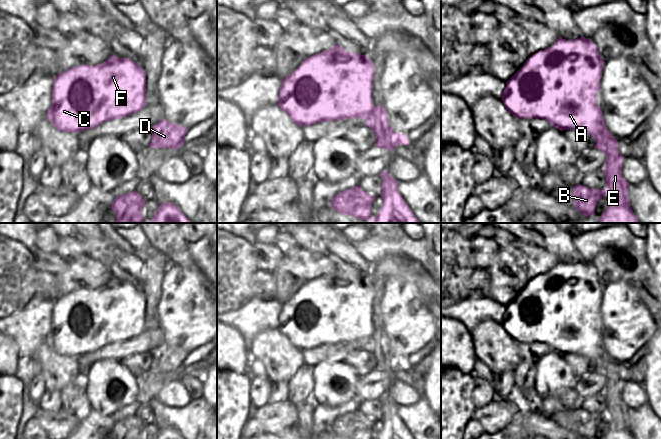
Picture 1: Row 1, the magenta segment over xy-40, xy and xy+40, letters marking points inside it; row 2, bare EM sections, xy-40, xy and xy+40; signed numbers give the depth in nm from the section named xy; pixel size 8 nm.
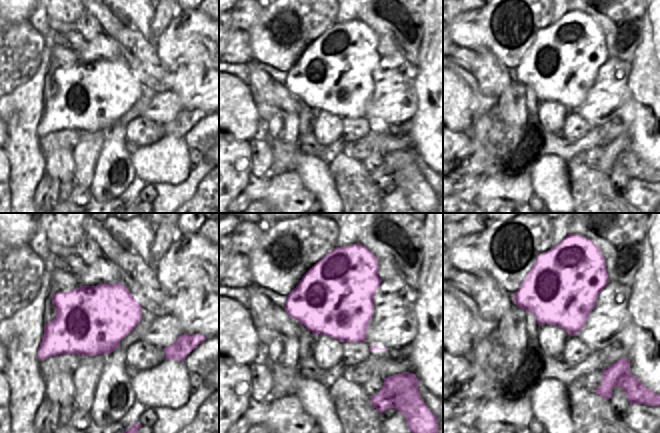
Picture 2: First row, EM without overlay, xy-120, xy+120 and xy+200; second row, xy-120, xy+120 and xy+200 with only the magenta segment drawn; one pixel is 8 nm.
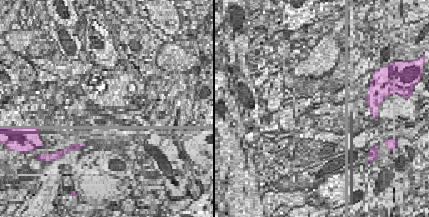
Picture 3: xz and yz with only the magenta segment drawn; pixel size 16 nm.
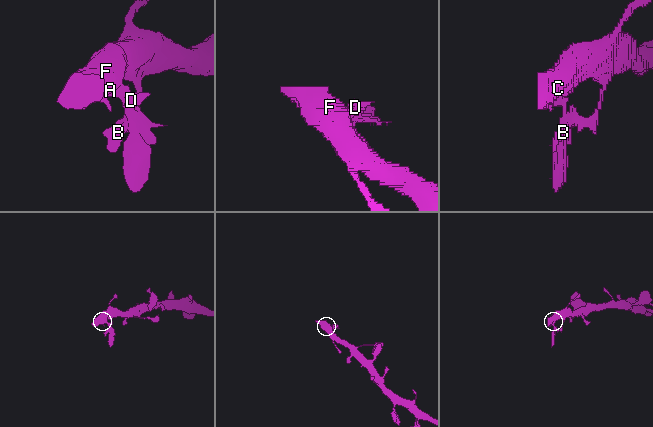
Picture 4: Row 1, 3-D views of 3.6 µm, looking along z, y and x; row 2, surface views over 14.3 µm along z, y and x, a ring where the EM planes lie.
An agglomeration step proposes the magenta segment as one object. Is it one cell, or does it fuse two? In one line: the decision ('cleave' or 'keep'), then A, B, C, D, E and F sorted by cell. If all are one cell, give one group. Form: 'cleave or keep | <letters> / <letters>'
cleave | A C F / B D E

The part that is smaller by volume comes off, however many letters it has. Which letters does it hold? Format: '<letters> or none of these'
B, D, E.

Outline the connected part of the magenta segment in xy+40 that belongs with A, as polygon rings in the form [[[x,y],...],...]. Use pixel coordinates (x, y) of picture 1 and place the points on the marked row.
[[[561,37],[547,49],[530,56],[524,65],[506,82],[502,101],[510,114],[517,118],[541,118],[559,130],[583,130],[587,124],[600,121],[600,106],[596,105],[596,95],[600,90],[600,79],[604,61],[598,47],[589,38],[565,40]]]

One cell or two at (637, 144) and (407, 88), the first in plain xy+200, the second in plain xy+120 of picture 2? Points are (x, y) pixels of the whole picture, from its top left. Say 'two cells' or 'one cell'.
two cells

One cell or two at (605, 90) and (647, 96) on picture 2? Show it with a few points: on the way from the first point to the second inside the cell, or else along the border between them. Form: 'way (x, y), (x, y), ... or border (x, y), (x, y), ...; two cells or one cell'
border (630, 71), (628, 86), (633, 103), (634, 117); two cells

